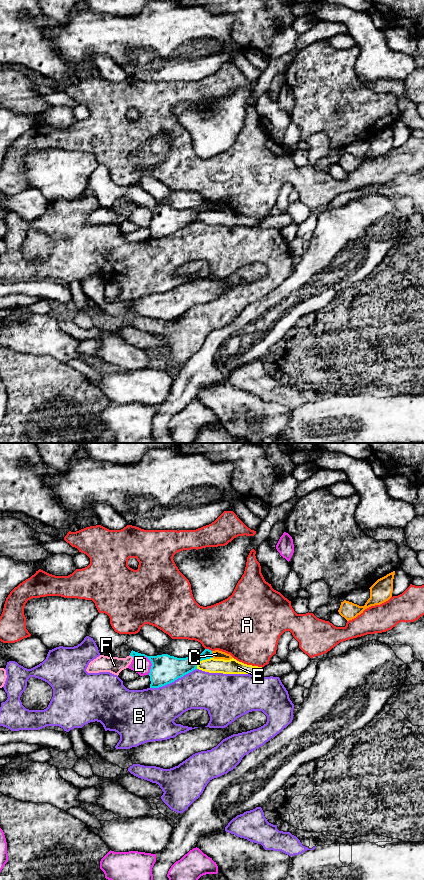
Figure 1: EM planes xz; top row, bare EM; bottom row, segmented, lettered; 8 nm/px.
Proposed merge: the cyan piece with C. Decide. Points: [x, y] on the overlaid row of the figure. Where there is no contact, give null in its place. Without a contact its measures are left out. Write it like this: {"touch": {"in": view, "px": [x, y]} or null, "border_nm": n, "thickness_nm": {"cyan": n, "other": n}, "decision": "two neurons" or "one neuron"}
{"touch": {"in": "xz", "px": [211, 654]}, "border_nm": 60, "thickness_nm": {"cyan": 140, "other": 70}, "decision": "two neurons"}

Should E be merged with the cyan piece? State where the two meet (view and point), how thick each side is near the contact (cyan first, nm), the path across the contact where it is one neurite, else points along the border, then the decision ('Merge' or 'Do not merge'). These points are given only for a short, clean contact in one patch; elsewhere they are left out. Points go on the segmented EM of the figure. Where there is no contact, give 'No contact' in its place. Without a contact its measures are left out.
Touches cyan at xz (202, 659). Thickness 180 nm (cyan) against 120 nm. Boundary: xz (212, 657), (202, 659), (196, 668). Do not merge

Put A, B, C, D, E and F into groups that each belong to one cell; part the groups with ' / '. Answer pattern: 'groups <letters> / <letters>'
groups A / B / C / D / E / F

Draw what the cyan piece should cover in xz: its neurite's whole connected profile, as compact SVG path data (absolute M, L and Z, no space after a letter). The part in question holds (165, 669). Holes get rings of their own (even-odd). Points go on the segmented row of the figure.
M205 649L198 657L177 658L168 654L157 656L147 656L135 651L131 651L130 656L145 656L151 663L150 688L159 688L170 684L184 675L197 669L200 661L213 658L212 651Z

